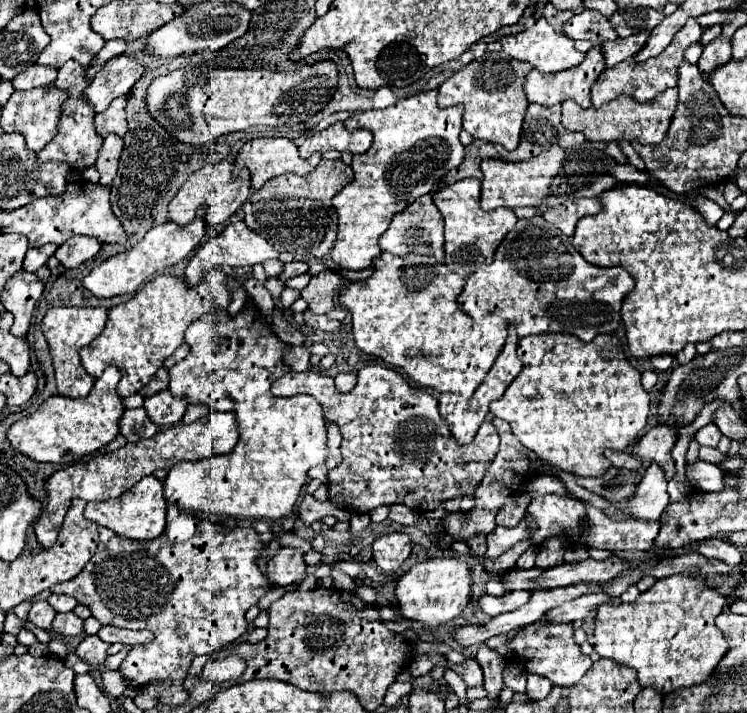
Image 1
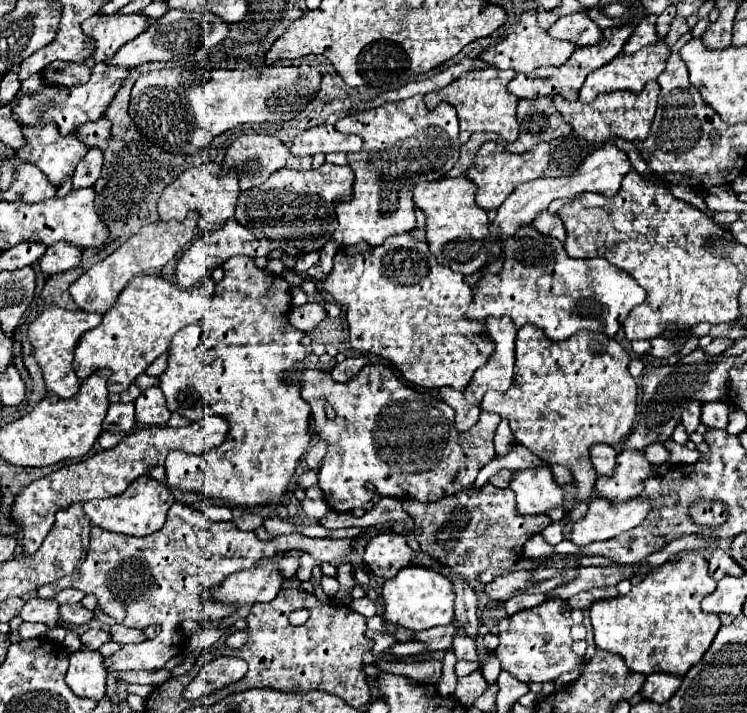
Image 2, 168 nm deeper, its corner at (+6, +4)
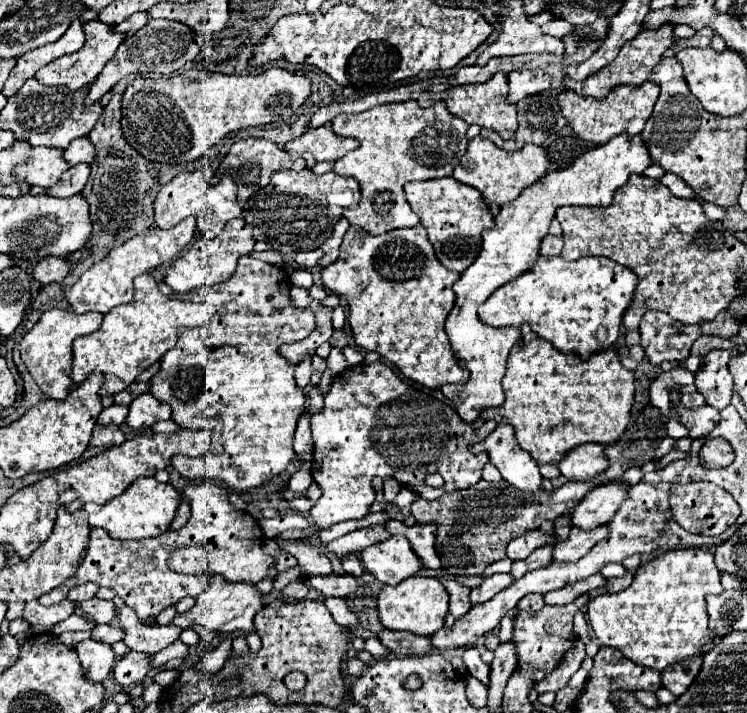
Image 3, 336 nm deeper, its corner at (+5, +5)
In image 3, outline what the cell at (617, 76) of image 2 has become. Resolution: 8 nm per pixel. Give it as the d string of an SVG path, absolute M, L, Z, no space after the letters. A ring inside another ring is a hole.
M663 24L659 30L641 30L631 42L627 42L619 56L609 64L605 66L603 70L599 70L597 74L593 74L591 78L587 78L585 82L569 82L569 88L573 88L579 96L593 96L597 100L605 98L607 92L613 88L613 86L619 86L619 84L643 84L649 80L655 64L659 64L663 52L675 42L675 36L673 36L673 24Z

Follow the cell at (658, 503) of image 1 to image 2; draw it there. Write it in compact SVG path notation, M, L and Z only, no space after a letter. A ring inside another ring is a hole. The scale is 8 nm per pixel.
M592 499L588 505L588 513L574 523L570 531L570 541L578 547L594 541L608 541L614 535L640 525L648 513L648 499L632 499L626 503L608 503L602 499Z

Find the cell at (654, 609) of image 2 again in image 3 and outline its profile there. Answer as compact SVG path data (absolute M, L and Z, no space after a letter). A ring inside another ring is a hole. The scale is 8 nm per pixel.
M677 548L677 550L667 550L655 560L645 562L627 590L617 594L603 594L589 600L587 618L601 644L617 648L625 658L631 658L639 666L661 672L675 662L701 656L703 646L715 640L715 632L709 628L705 596L721 594L721 592L723 588L719 582L719 570L713 562L713 554L703 548Z

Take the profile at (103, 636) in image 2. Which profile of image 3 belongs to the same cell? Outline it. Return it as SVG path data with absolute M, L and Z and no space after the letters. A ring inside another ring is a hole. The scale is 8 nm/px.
M95 624L95 628L91 630L91 638L99 640L99 642L105 642L105 644L113 644L113 642L123 638L123 630L113 628L109 624Z

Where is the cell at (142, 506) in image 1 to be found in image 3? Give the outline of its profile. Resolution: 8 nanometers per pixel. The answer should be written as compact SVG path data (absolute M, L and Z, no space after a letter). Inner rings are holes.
M151 476L135 480L123 494L119 494L107 504L87 504L83 508L89 512L89 524L107 530L111 538L141 540L165 532L175 516L179 502L181 494L171 484L161 484Z

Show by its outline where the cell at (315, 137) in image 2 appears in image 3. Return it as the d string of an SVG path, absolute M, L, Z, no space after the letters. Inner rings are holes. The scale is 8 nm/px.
M319 126L307 130L301 138L295 138L285 144L287 152L311 152L317 160L337 160L351 150L357 150L359 142L355 138L337 136L331 126Z

